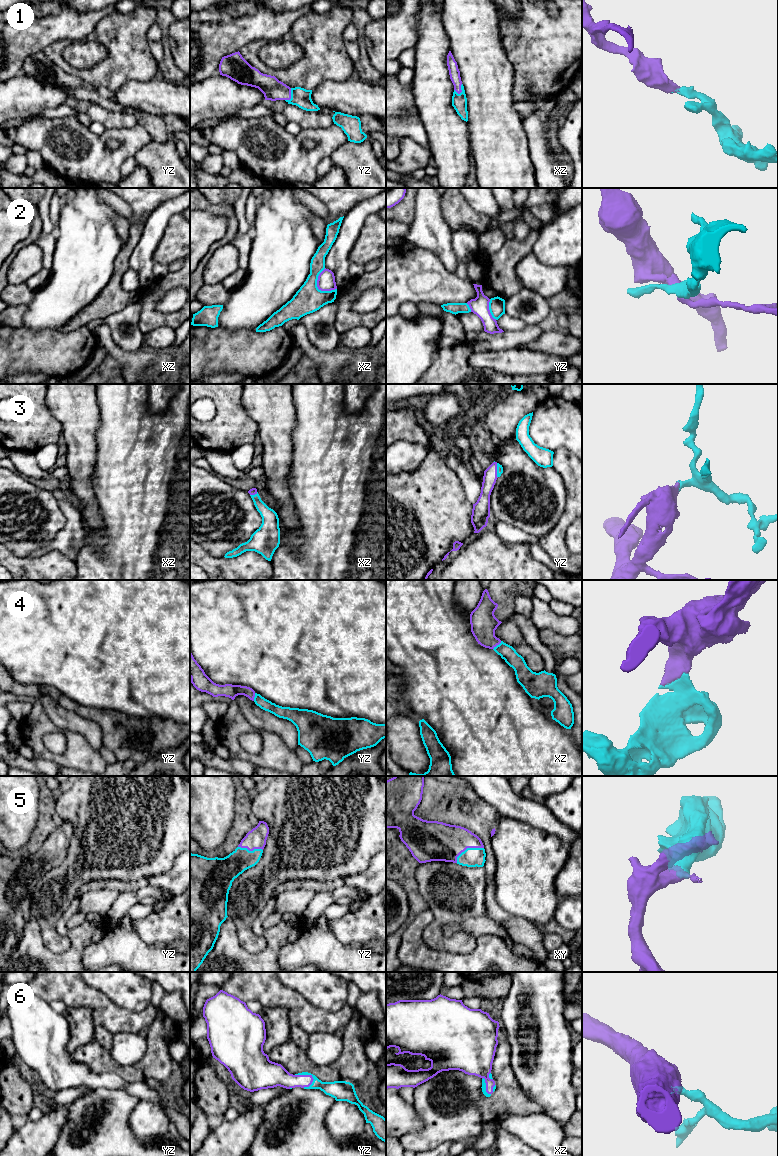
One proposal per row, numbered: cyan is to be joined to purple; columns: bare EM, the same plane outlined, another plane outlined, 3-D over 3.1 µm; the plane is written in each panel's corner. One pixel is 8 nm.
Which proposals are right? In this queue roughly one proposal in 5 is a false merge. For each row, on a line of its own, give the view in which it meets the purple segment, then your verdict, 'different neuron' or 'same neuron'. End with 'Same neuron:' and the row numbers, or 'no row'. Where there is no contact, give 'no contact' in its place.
1: yz | same neuron
2: xz | different neuron
3: yz | same neuron
4: xz | same neuron
5: xy | same neuron
6: yz | same neuron
Same neuron: 1, 3, 4, 5, 6

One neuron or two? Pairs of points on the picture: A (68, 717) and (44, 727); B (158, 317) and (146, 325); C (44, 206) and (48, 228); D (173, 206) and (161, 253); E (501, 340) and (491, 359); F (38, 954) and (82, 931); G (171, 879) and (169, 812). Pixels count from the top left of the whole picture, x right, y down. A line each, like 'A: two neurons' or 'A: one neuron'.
A: two neurons
B: one neuron
C: one neuron
D: two neurons
E: two neurons
F: one neuron
G: two neurons

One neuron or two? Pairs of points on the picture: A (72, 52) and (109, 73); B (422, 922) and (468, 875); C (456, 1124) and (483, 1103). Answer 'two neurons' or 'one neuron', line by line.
A: two neurons
B: two neurons
C: two neurons

